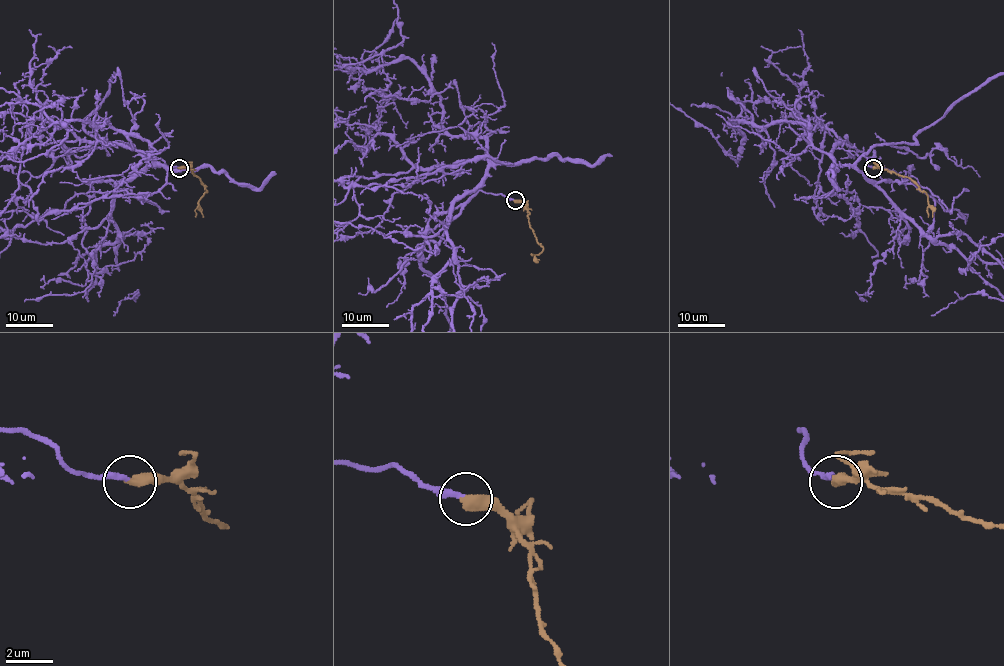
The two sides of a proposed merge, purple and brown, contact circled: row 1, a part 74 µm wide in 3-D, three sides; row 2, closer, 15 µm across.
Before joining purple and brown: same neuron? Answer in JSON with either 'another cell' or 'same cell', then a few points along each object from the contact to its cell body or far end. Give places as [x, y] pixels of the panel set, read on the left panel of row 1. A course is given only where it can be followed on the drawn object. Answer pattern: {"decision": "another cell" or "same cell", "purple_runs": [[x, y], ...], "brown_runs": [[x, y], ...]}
{"decision": "same cell", "brown_runs": [[179, 168], [188, 168], [207, 190], [199, 201], [203, 217]]}

